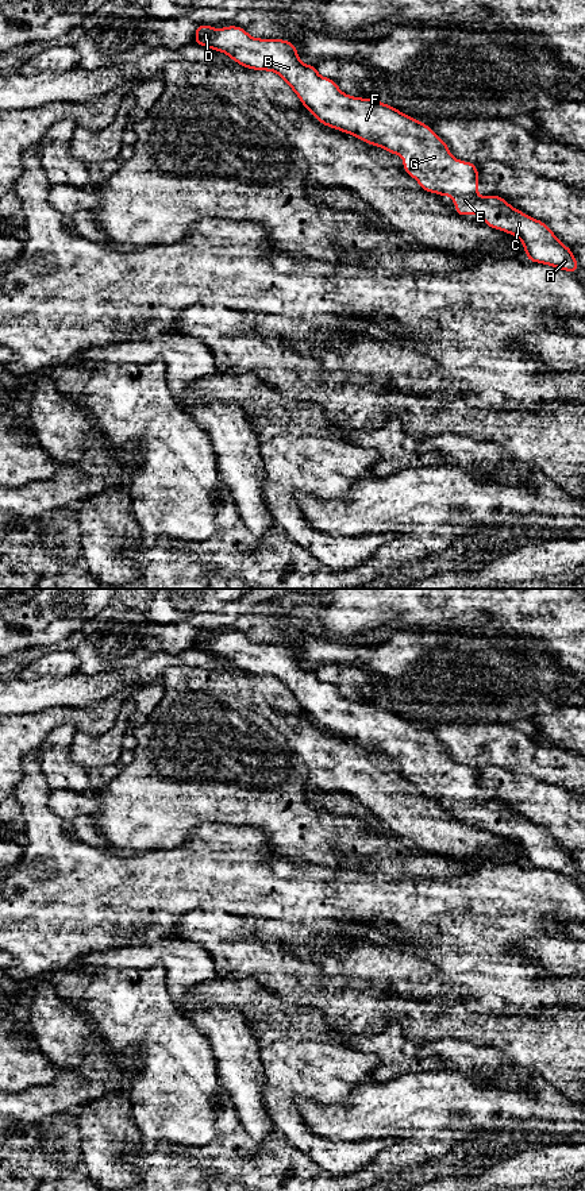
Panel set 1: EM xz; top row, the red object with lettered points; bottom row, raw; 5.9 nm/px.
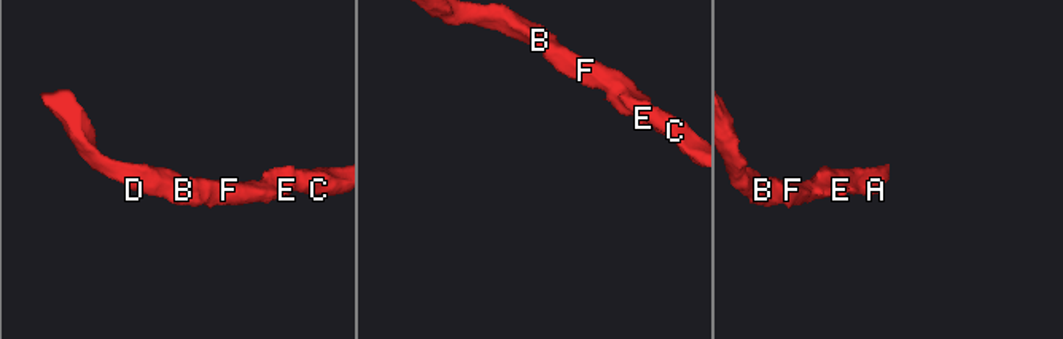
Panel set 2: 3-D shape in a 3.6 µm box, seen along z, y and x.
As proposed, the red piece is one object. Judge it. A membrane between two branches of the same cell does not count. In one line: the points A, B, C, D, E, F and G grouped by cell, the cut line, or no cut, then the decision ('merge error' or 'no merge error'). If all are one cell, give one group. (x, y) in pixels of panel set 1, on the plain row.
groups A B C D E F G; cut none; no merge error

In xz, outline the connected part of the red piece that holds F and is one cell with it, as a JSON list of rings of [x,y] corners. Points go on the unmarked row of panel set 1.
[[[196,631],[195,648],[223,656],[245,672],[276,677],[320,728],[403,760],[404,775],[426,797],[453,801],[458,820],[481,818],[484,829],[517,840],[528,866],[577,876],[570,853],[543,826],[512,813],[499,801],[480,802],[477,771],[457,766],[428,731],[373,704],[342,698],[335,686],[320,682],[315,671],[304,670],[290,647],[255,644],[235,631],[220,635]]]

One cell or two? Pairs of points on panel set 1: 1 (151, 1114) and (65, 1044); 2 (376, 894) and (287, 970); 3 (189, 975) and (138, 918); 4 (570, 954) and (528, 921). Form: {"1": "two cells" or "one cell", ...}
{"1": "two cells", "2": "two cells", "3": "two cells", "4": "two cells"}

